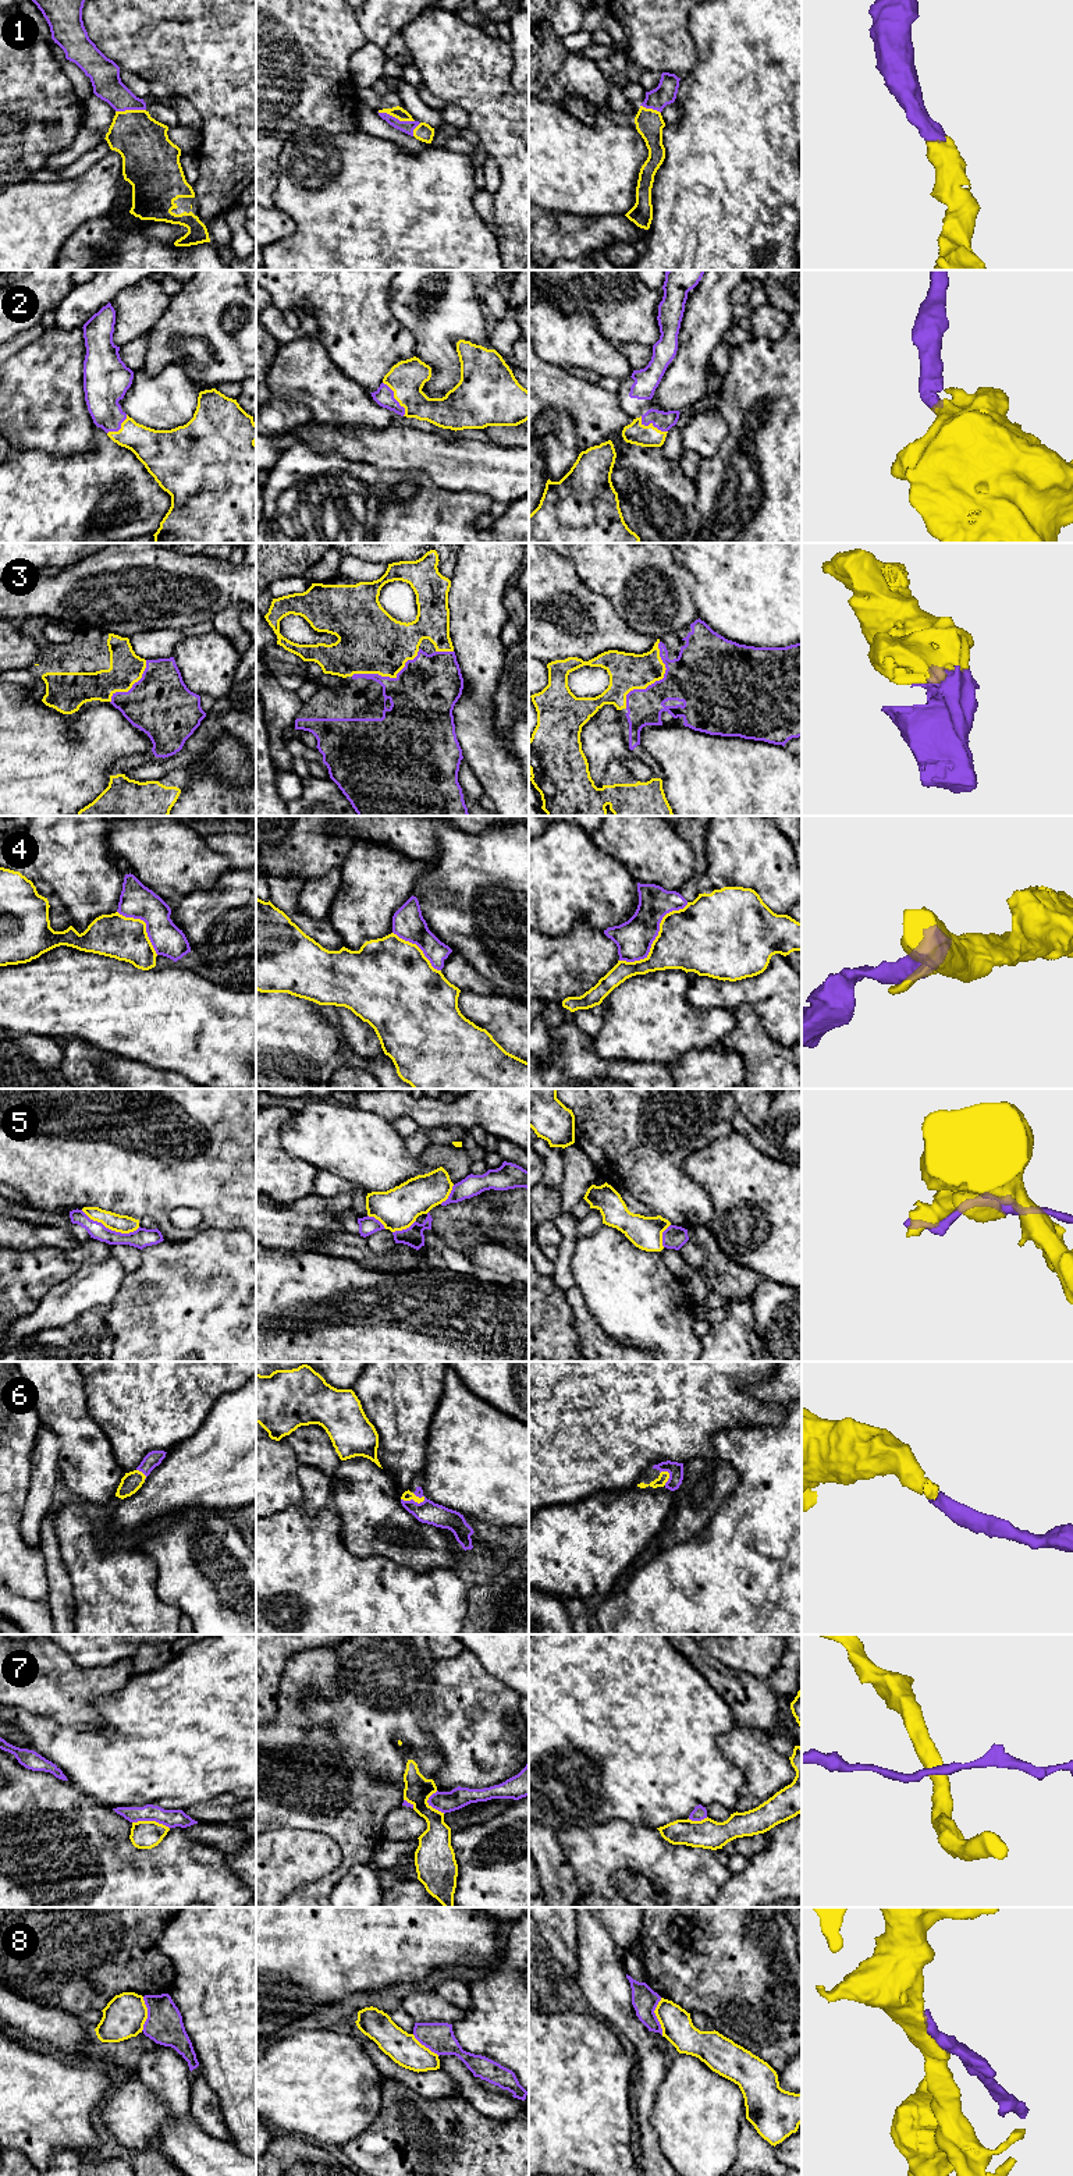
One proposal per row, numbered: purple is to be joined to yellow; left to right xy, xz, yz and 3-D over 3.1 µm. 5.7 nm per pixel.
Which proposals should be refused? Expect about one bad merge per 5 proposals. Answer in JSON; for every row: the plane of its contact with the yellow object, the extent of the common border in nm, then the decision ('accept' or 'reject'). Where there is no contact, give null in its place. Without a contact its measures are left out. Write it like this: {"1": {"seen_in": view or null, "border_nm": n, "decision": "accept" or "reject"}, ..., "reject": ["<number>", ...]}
{"1": {"seen_in": "xz", "border_nm": 220, "decision": "accept"}, "2": {"seen_in": "xz", "border_nm": 240, "decision": "accept"}, "3": {"seen_in": "yz", "border_nm": 440, "decision": "accept"}, "4": {"seen_in": "yz", "border_nm": 500, "decision": "reject"}, "5": {"seen_in": "xy", "border_nm": 360, "decision": "reject"}, "6": {"seen_in": "xz", "border_nm": 140, "decision": "accept"}, "7": {"seen_in": "xy", "border_nm": 220, "decision": "reject"}, "8": {"seen_in": "yz", "border_nm": 220, "decision": "reject"}, "reject": ["4", "5", "7", "8"]}

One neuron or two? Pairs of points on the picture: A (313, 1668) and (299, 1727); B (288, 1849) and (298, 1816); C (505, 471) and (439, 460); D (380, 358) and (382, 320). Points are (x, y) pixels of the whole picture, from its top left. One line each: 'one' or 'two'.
A: one
B: two
C: one
D: one

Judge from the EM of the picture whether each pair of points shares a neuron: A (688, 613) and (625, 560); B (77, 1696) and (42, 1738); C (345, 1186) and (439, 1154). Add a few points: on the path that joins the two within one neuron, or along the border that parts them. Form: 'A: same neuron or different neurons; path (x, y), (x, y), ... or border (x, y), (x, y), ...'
A: same neuron; path (678, 592), (672, 574), (654, 563), (646, 563)
B: different neurons; border (25, 1710), (61, 1724), (88, 1725)
C: different neurons; border (322, 1171), (327, 1170), (354, 1184)

